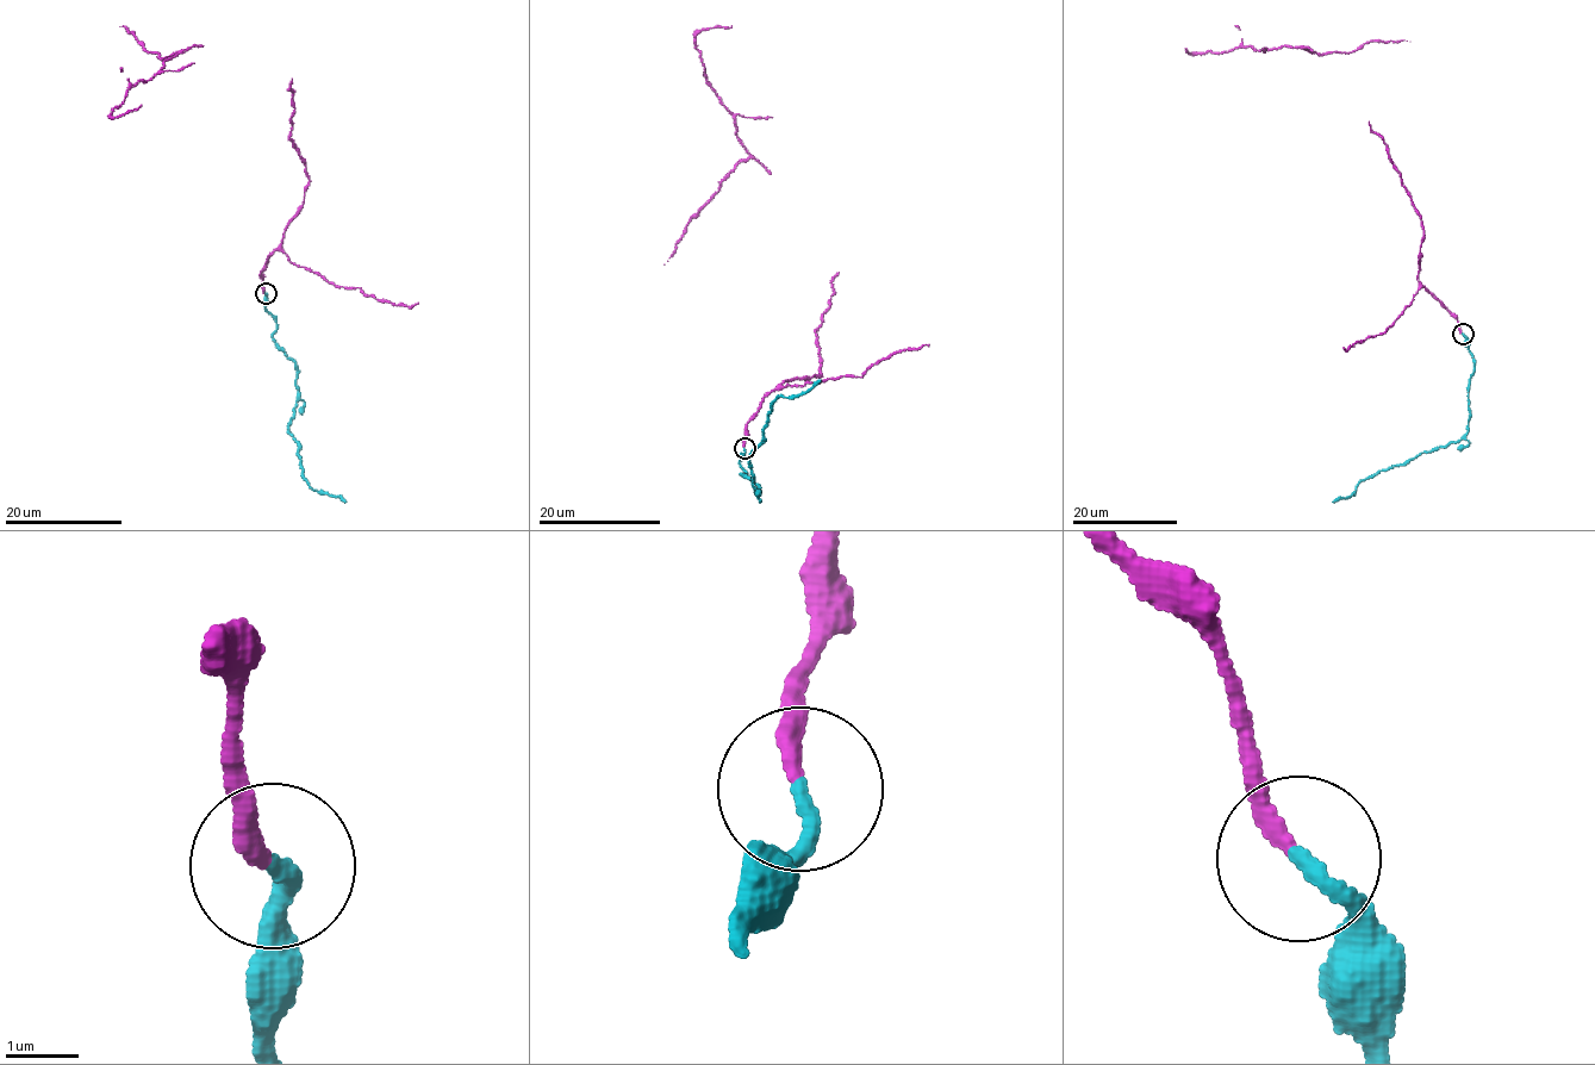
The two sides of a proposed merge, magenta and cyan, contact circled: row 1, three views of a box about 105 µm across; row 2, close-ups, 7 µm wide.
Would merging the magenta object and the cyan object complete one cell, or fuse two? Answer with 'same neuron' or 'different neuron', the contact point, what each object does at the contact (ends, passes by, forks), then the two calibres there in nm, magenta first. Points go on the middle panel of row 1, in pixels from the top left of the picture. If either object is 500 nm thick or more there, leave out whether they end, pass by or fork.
same neuron; place (745, 448); magenta ends; cyan ends; calibres 260 and 240 nm

